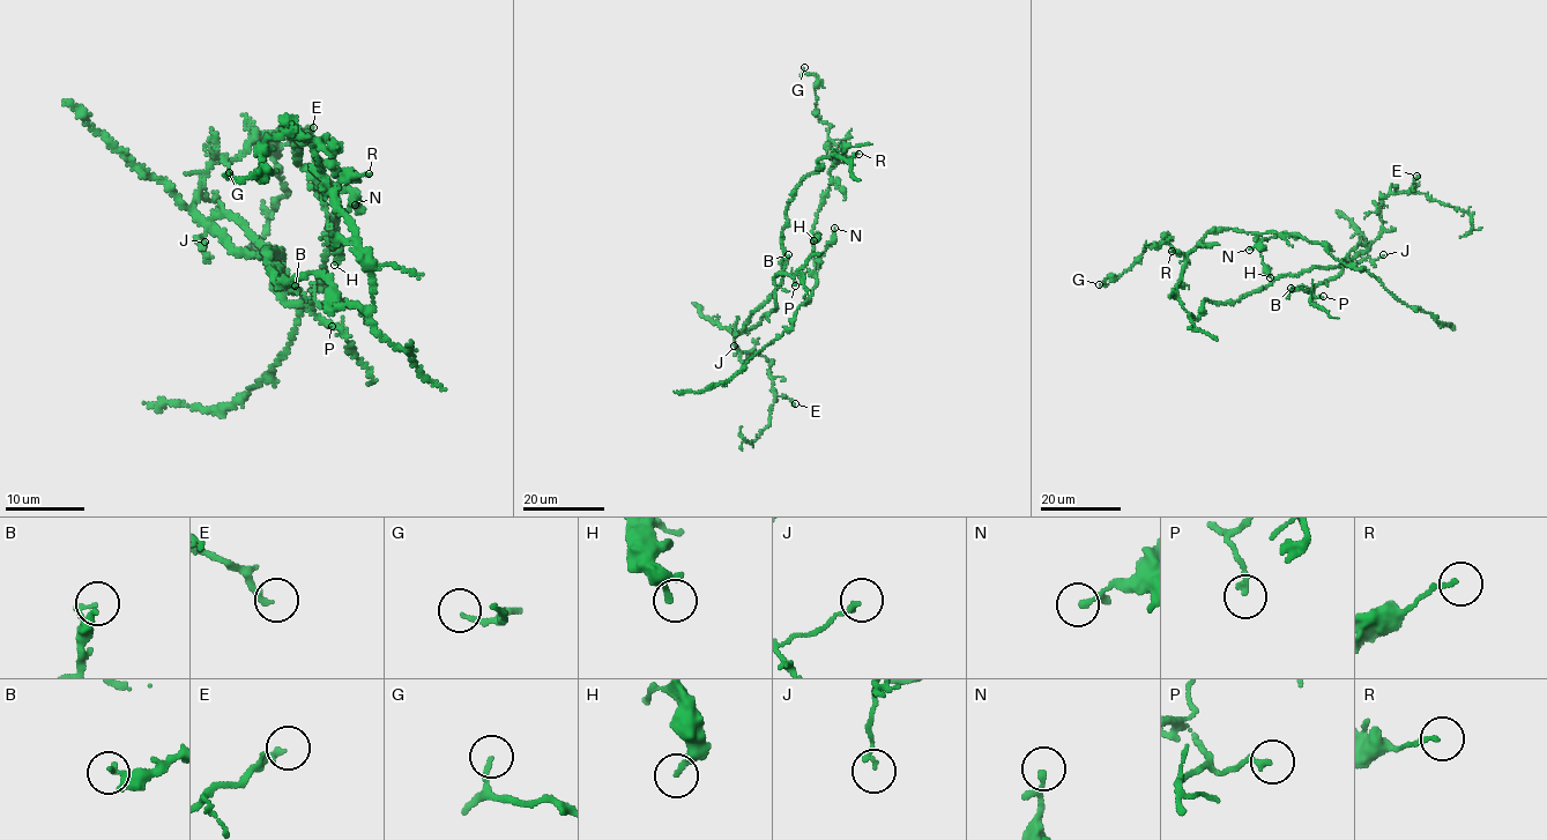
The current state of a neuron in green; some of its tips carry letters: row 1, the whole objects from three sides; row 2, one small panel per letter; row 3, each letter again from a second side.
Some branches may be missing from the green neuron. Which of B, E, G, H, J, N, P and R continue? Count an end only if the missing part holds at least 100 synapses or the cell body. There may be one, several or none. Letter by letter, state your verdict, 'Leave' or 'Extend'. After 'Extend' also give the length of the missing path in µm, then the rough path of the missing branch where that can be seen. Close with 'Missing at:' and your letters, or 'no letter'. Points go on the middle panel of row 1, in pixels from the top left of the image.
B: Leave
E: Leave
G: Leave
H: Leave
J: Leave
N: Leave
P: Leave
R: Leave
Missing at: no letter

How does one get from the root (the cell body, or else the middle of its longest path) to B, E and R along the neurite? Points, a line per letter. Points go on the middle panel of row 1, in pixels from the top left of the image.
B: (833, 156), (797, 186), (781, 283), (743, 332), (775, 310), (788, 254)
E: (833, 156), (797, 186), (781, 283), (735, 337), (766, 359), (773, 392), (795, 403)
R: (833, 156), (841, 155), (843, 148), (843, 155), (838, 157), (841, 163), (858, 154)

